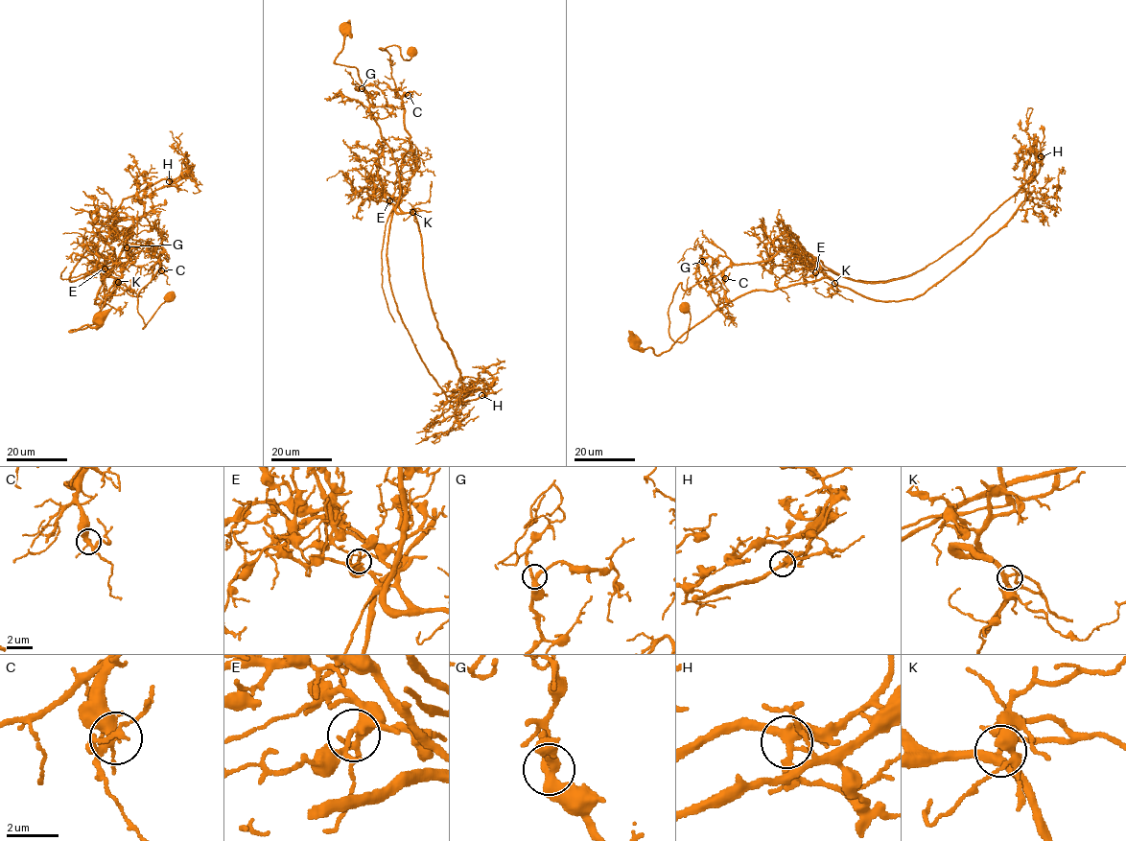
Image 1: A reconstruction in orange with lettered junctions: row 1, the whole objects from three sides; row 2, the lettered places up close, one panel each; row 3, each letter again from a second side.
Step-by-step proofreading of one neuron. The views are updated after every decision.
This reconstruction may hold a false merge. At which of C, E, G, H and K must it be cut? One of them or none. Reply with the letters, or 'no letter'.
H

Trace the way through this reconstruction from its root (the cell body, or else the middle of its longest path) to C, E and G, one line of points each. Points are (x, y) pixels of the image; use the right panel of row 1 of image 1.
C: (632, 340), (658, 355), (742, 294), (825, 275), (808, 252), (781, 251), (730, 265), (725, 278)
E: (632, 340), (639, 349), (652, 347), (658, 355), (742, 294), (814, 282), (824, 276), (815, 272)
G: (632, 340), (639, 349), (652, 347), (658, 355), (716, 309), (718, 295), (702, 261)

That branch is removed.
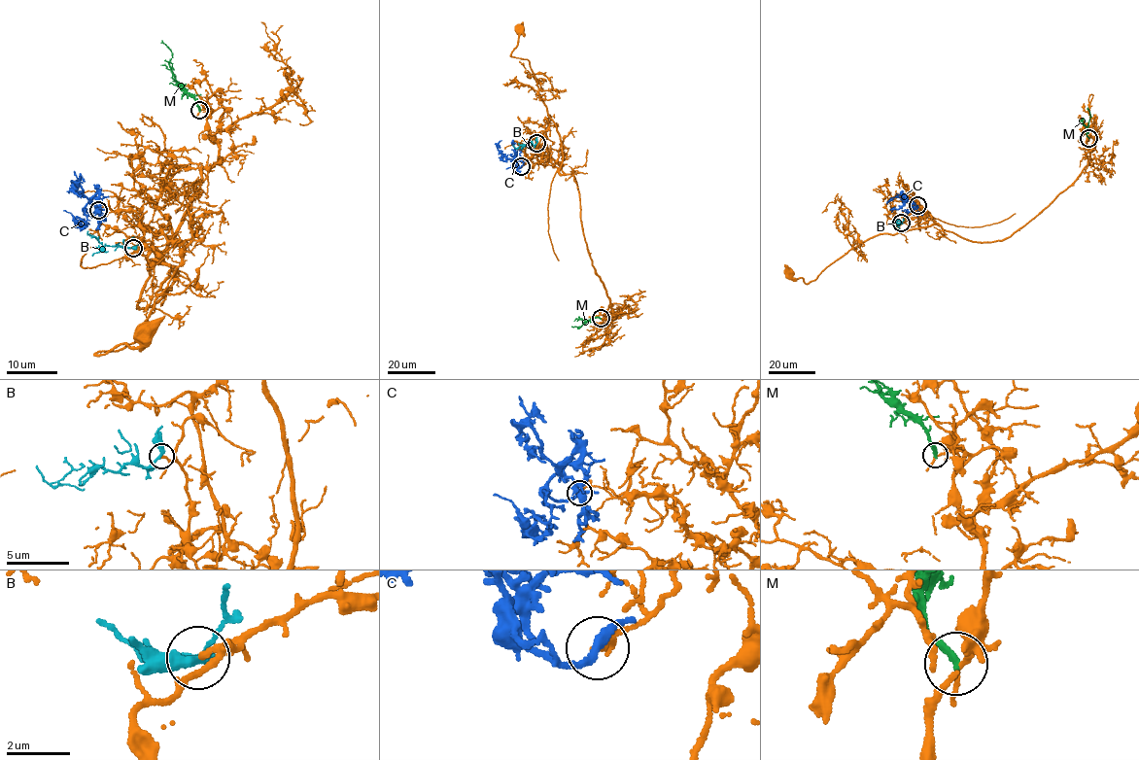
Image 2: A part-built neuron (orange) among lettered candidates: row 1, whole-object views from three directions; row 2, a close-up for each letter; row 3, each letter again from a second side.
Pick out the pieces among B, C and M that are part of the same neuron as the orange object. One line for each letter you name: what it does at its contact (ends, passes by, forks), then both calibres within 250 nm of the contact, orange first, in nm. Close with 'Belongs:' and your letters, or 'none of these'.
B: It passes by. Thickness 140 nm (orange) against 280 nm
Belongs: B

